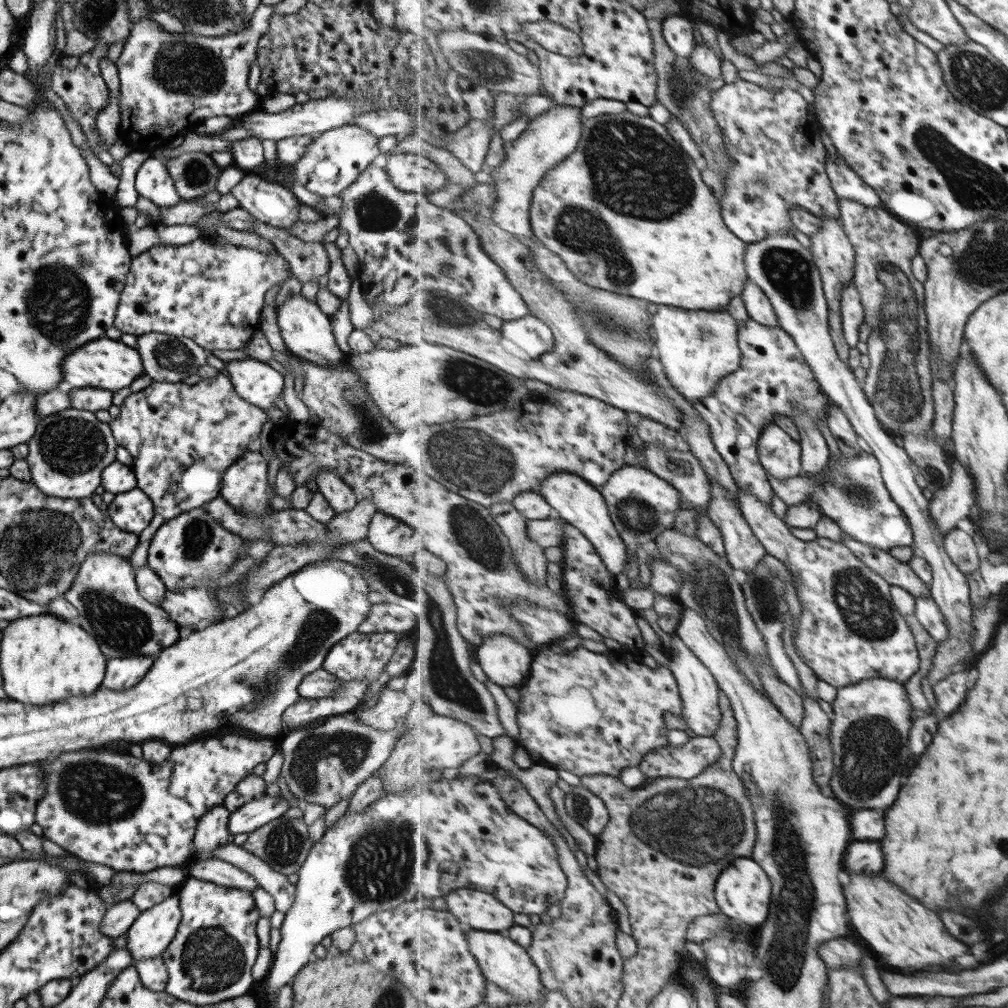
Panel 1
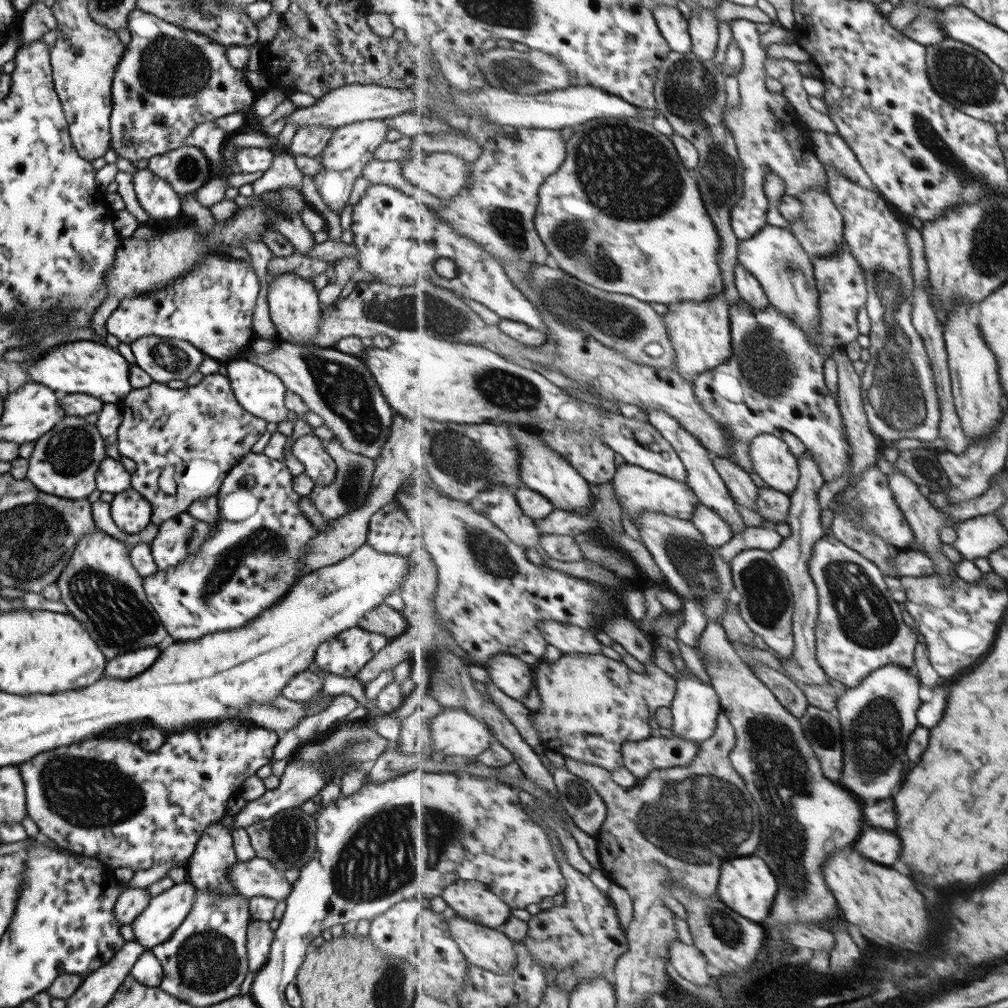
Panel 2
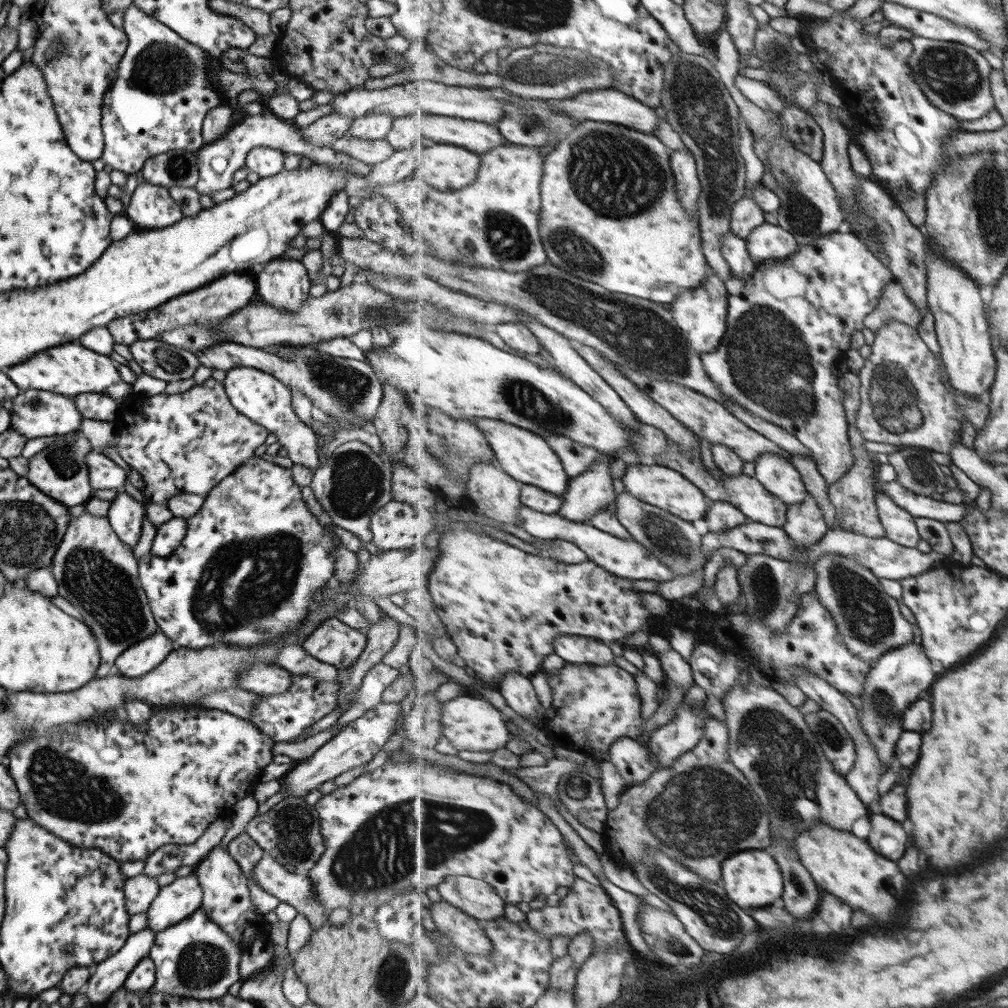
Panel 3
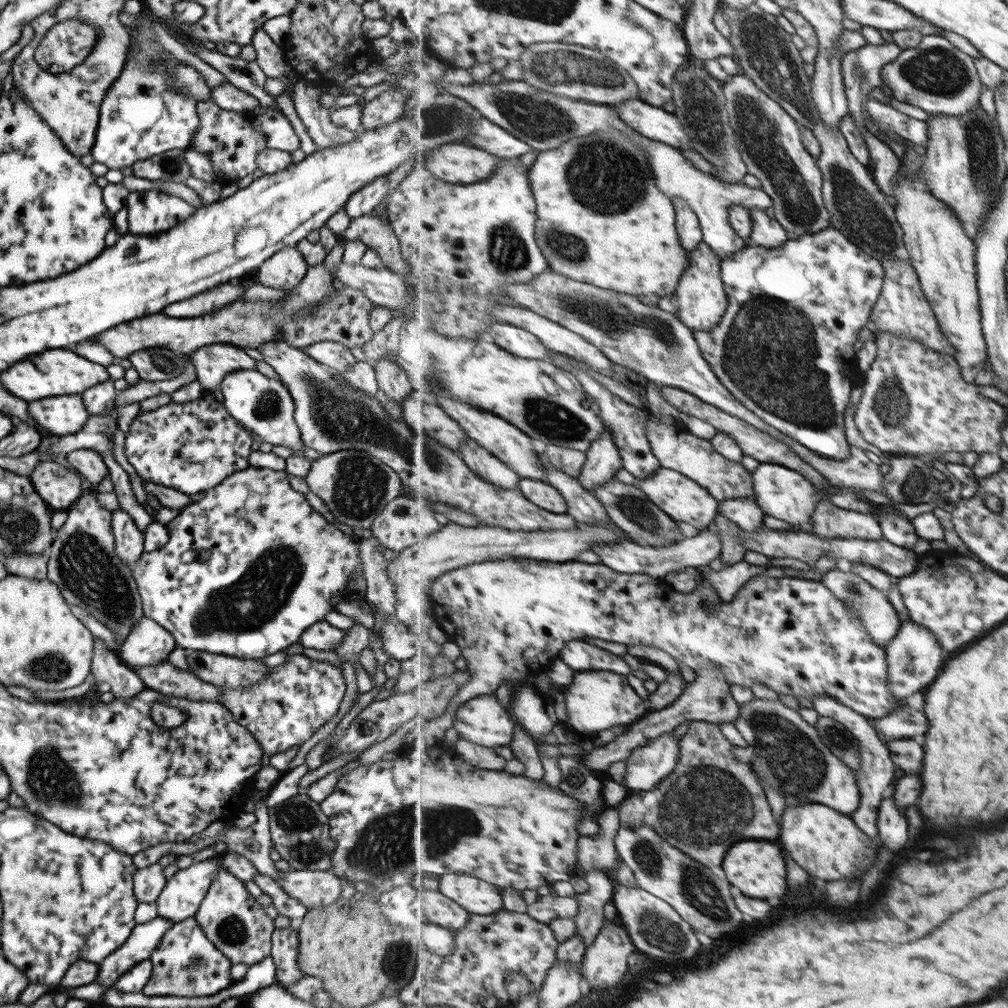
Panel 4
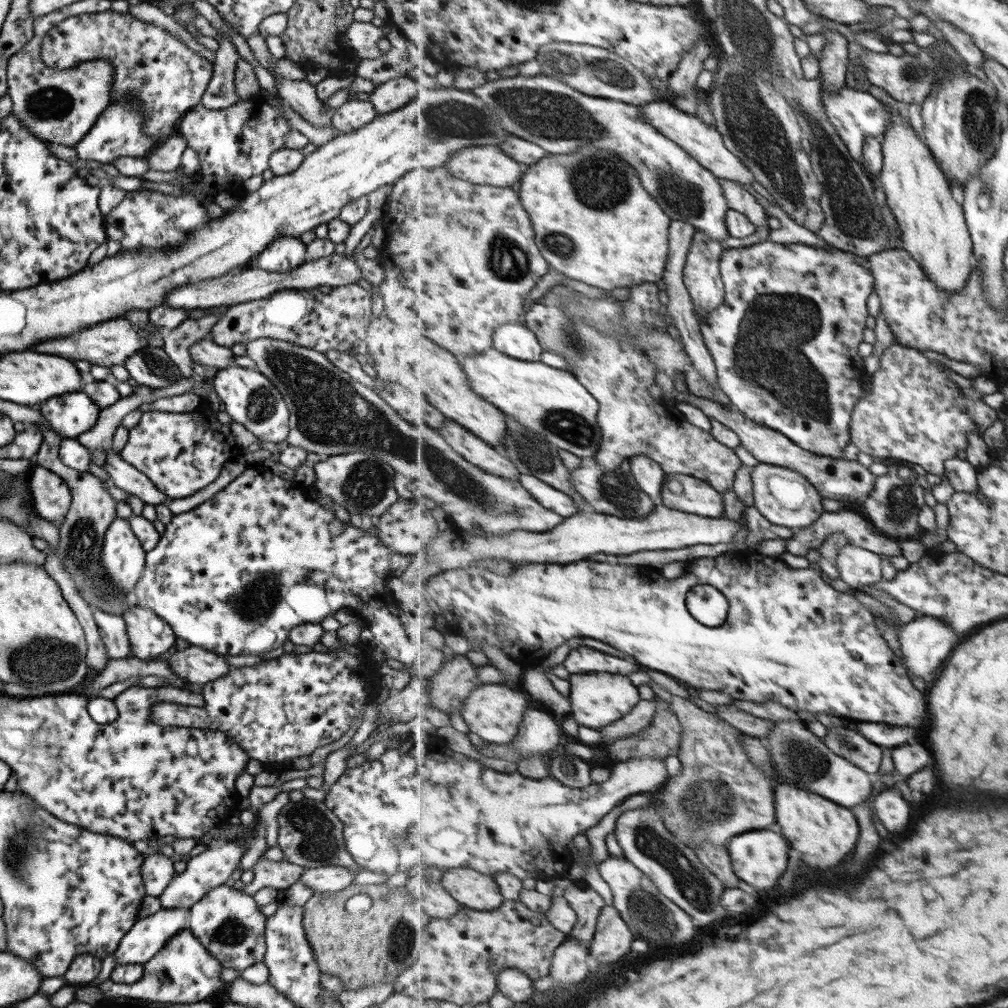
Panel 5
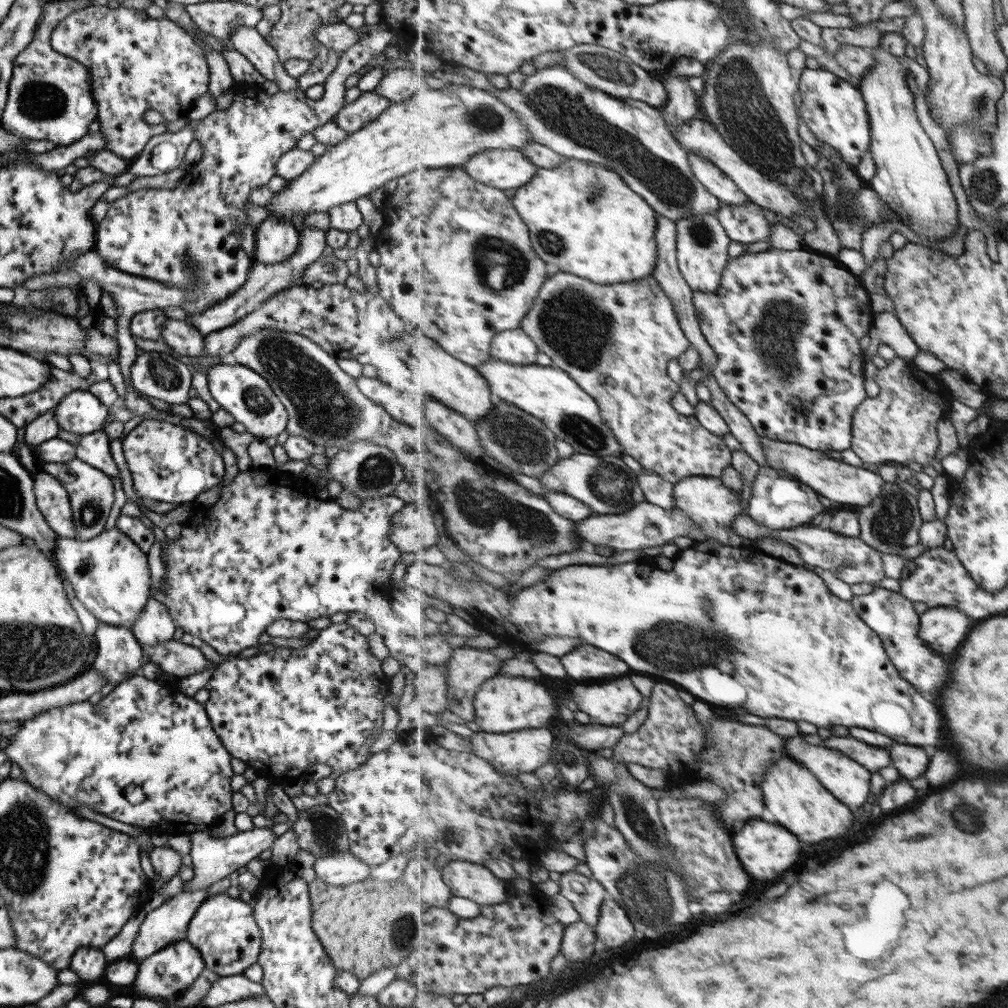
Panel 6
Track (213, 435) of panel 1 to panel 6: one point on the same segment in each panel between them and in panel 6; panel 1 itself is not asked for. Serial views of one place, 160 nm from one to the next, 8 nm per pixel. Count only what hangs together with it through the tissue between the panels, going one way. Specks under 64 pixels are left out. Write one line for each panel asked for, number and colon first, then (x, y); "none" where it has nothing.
2: (183, 441)
3: (186, 443)
4: (190, 447)
5: (180, 453)
6: (167, 462)

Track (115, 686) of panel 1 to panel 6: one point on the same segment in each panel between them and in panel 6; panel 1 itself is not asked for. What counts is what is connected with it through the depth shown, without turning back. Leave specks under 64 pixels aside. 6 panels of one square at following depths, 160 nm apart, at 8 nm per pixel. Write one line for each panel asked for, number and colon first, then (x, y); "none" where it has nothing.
2: (124, 666)
3: (141, 657)
4: (147, 644)
5: (148, 636)
6: (153, 625)

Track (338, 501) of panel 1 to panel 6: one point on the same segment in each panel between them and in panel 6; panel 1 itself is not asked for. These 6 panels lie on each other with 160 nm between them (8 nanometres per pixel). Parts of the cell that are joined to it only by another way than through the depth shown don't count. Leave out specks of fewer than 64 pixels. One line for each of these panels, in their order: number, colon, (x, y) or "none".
2: (318, 465)
3: (257, 395)
4: (262, 404)
5: (248, 397)
6: (240, 391)

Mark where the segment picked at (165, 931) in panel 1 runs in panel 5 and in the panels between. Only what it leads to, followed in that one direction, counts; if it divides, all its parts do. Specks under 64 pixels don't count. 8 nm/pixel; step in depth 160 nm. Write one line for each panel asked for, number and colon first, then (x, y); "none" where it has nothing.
2: (164, 913)
3: (176, 901)
4: (181, 895)
5: (210, 868)

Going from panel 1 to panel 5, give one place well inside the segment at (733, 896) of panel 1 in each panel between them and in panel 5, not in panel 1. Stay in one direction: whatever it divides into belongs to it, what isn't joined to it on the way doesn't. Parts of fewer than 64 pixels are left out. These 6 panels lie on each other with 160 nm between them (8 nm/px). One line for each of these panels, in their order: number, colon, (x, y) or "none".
2: (747, 885)
3: (753, 879)
4: (757, 868)
5: (760, 858)

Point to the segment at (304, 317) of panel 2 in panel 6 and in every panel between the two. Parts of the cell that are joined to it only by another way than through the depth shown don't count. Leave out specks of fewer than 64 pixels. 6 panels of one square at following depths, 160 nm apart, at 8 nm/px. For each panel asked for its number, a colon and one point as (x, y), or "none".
3: (283, 283)
4: (284, 270)
5: (284, 254)
6: (274, 240)

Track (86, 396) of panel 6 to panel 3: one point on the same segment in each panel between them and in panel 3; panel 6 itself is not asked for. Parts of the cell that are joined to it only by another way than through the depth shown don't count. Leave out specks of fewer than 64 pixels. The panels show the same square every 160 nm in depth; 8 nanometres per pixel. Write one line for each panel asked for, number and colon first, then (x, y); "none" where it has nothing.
3: (34, 413)
4: (62, 415)
5: (69, 414)

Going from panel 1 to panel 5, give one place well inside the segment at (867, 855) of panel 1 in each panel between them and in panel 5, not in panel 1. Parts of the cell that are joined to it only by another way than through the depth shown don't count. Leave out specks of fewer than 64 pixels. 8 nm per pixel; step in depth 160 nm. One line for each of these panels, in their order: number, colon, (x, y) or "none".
2: (882, 846)
3: (889, 837)
4: (893, 827)
5: (895, 812)

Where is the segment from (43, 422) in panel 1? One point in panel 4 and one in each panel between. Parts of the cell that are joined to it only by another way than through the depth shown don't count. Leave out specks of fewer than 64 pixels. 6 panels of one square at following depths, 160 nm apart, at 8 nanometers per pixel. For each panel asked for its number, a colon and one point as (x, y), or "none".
2: (63, 462)
3: (59, 470)
4: (59, 487)

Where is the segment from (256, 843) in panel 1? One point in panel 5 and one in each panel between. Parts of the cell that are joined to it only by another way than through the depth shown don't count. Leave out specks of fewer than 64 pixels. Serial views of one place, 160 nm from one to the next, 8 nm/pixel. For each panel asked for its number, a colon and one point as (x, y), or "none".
2: (287, 839)
3: (289, 832)
4: (298, 829)
5: (309, 834)

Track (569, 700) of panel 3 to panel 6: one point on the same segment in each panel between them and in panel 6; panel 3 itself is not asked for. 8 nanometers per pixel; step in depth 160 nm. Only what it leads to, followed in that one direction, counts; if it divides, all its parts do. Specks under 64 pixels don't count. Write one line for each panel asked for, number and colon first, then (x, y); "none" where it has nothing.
4: (597, 701)
5: (599, 700)
6: (610, 703)

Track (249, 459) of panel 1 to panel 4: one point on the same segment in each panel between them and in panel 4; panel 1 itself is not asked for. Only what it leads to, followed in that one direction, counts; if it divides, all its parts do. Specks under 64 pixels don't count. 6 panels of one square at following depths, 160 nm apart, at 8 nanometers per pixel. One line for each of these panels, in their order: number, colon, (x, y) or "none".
2: (251, 557)
3: (253, 559)
4: (247, 568)

